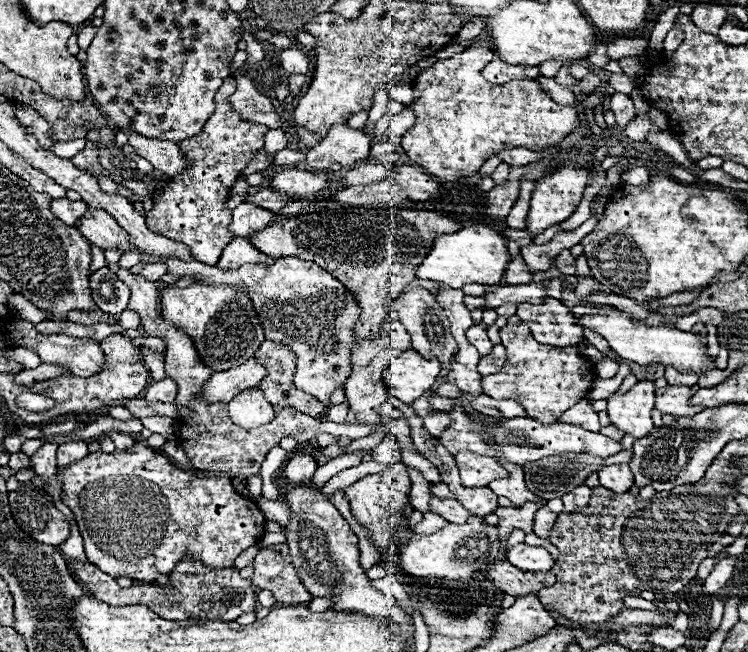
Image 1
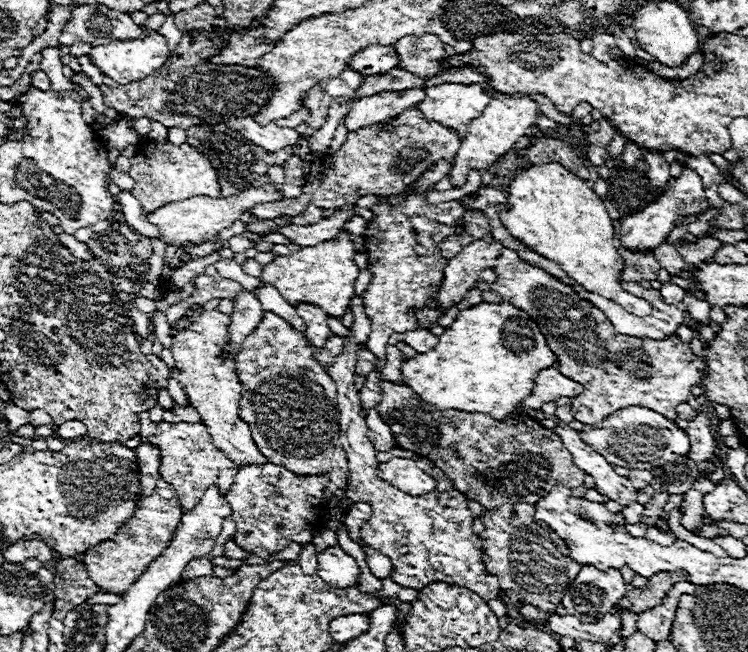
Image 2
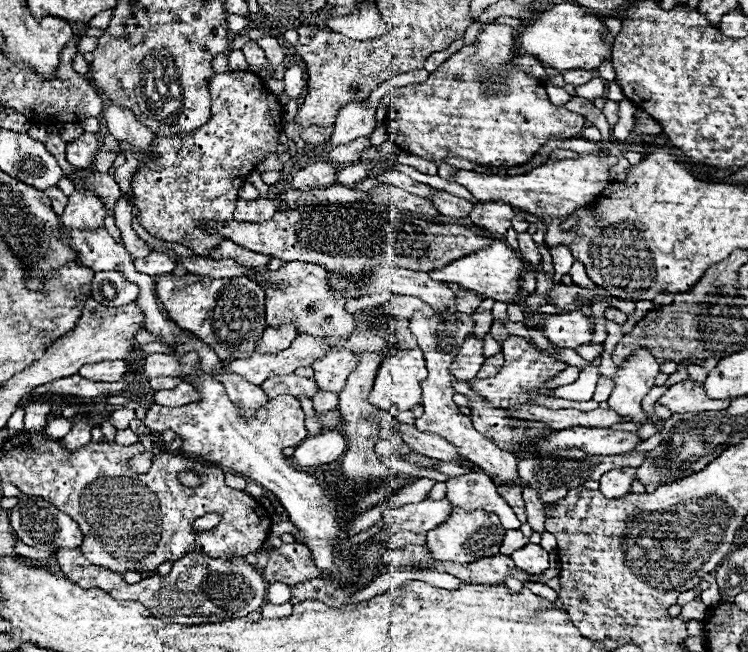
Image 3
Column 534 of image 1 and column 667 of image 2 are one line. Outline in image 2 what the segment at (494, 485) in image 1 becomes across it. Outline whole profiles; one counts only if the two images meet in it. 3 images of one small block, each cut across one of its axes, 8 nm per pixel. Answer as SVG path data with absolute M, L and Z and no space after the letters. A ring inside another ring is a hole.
M654 494L654 496L650 498L650 502L644 504L644 512L642 512L642 520L640 520L640 522L646 524L648 528L654 526L656 520L660 518L660 514L662 514L668 498L670 498L670 494Z

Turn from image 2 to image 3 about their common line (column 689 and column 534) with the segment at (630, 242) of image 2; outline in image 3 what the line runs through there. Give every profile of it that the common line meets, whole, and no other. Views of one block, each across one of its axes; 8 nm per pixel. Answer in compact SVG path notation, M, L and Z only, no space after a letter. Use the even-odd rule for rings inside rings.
M582 154L576 160L548 160L546 164L530 170L524 176L480 176L474 174L474 170L458 170L458 184L462 184L474 198L478 200L506 200L514 208L522 208L528 214L534 214L538 218L554 216L554 218L566 218L576 208L590 204L596 196L602 194L602 190L608 186L608 170L616 164L616 156L610 154Z

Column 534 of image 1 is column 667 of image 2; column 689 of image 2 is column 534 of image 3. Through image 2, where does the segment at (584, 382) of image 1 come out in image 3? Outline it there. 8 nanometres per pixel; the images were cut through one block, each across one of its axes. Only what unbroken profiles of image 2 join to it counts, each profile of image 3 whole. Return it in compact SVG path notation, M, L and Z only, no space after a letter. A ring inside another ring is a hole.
M510 334L504 342L502 342L502 350L504 350L504 366L502 370L486 380L480 378L472 378L470 386L474 388L474 392L478 392L480 396L484 396L486 400L492 402L492 406L498 408L508 408L510 404L524 404L528 400L534 400L536 396L552 396L554 390L540 390L550 378L558 376L562 370L568 368L566 362L560 362L544 352L538 352L534 344L530 344L526 338L522 336L514 336Z

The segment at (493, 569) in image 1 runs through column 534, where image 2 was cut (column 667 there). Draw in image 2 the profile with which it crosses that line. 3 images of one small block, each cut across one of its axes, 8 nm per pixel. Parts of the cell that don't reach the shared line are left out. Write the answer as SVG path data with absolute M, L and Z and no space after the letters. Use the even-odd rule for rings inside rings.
M676 570L676 572L658 572L648 578L648 584L642 588L634 588L628 592L622 600L618 600L618 606L622 610L630 610L636 614L642 614L662 602L662 598L668 594L668 590L676 582L688 582L690 576L688 572Z

